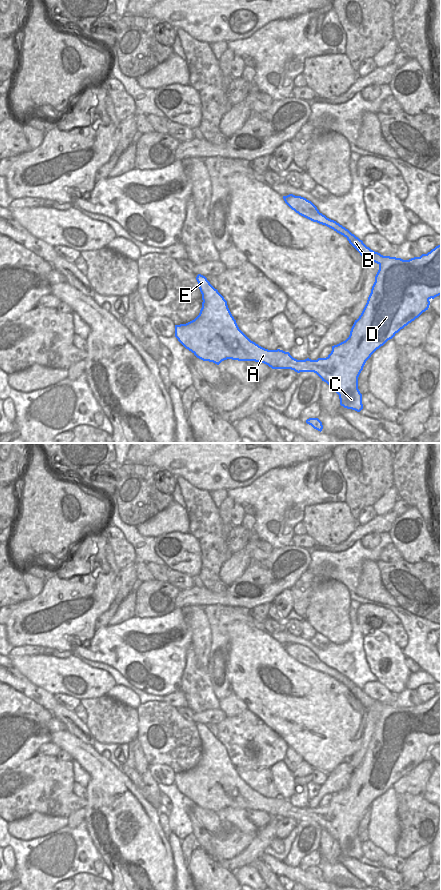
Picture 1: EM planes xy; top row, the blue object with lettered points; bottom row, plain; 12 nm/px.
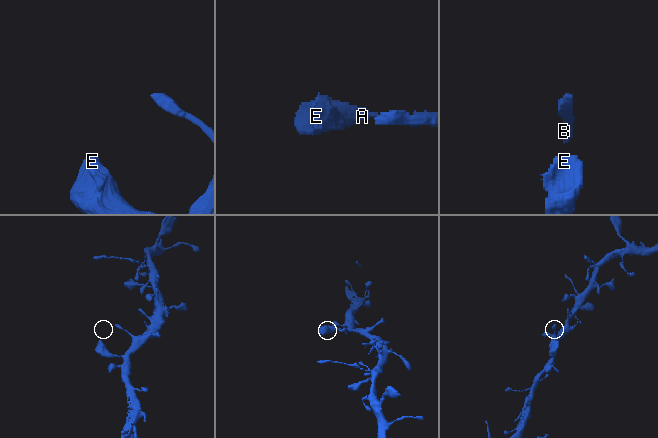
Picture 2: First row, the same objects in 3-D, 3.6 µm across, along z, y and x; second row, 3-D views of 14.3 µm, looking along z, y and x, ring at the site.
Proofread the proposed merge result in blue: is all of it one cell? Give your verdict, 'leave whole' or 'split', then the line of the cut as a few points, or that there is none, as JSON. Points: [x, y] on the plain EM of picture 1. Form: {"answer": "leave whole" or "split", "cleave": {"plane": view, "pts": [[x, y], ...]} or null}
{"answer": "leave whole", "cleave": null}

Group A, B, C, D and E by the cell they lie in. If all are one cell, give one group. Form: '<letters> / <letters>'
A B C D E

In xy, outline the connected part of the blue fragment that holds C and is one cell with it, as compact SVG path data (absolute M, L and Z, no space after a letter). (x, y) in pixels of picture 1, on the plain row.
M289 642L283 644L283 647L299 663L325 673L346 685L367 710L375 710L379 713L367 751L359 766L355 768L349 785L332 794L332 799L326 806L317 808L309 806L297 808L289 800L280 797L265 797L251 789L239 777L228 756L227 749L201 722L196 725L203 748L200 761L186 772L175 773L175 785L197 806L217 813L224 808L232 807L262 810L272 817L291 817L297 821L314 820L339 843L341 854L360 860L363 852L362 842L358 837L358 825L366 809L396 781L428 758L431 746L434 747L441 743L441 693L436 694L427 702L409 708L383 704L367 695L348 677L320 661L317 655L306 646Z

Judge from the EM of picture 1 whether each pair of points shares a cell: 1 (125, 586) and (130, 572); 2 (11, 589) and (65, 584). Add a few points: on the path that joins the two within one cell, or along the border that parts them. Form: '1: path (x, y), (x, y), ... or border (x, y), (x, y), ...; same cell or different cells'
1: path (125, 583), (127, 575); same cell
2: border (28, 598), (18, 604); different cells

